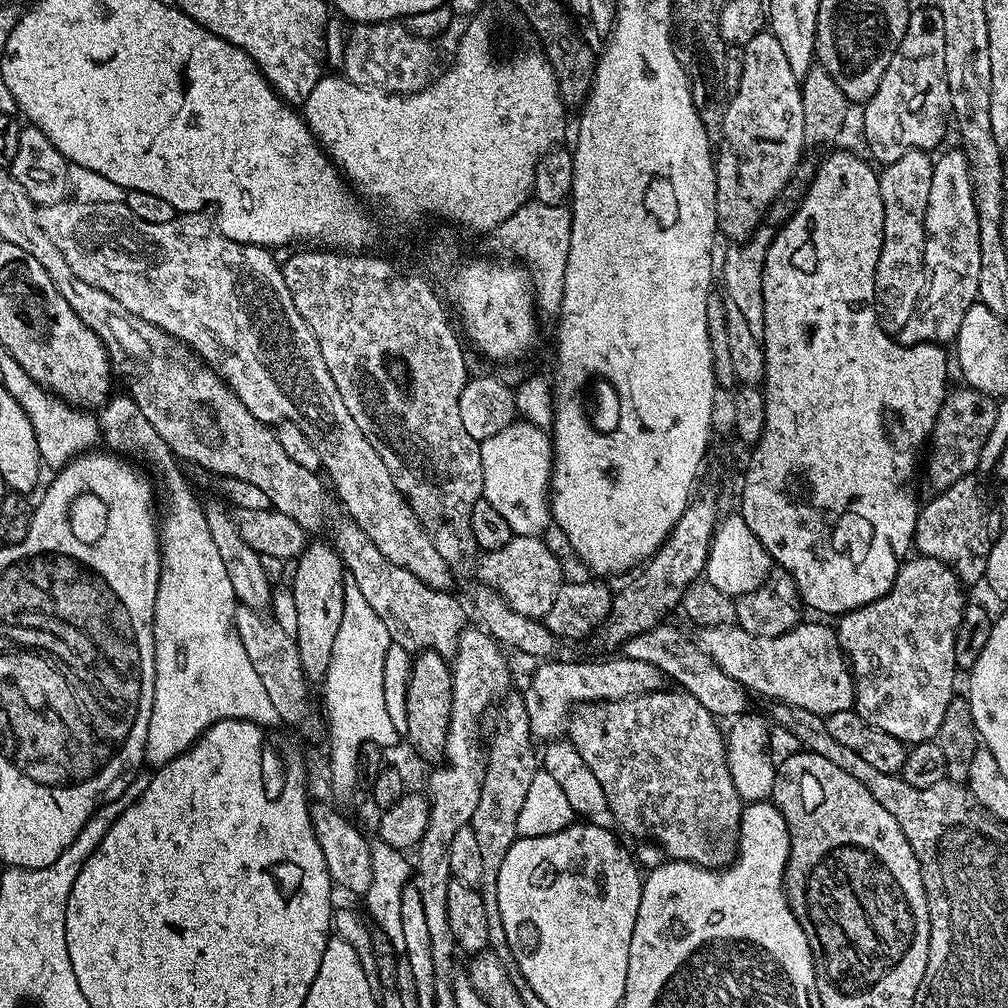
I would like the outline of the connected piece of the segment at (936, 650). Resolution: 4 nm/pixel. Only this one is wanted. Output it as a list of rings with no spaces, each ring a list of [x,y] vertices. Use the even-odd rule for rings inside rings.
[[[916,554],[901,563],[898,574],[894,578],[894,586],[885,596],[870,602],[866,606],[856,608],[853,612],[843,613],[839,617],[838,623],[840,623],[840,626],[838,625],[835,631],[840,641],[840,648],[847,657],[847,662],[855,679],[854,710],[870,726],[874,726],[878,730],[886,730],[886,734],[894,734],[894,738],[903,740],[905,745],[913,746],[918,743],[935,741],[940,734],[942,718],[946,718],[946,710],[950,706],[952,699],[954,699],[952,687],[955,686],[956,675],[958,675],[958,669],[954,662],[954,634],[958,634],[958,622],[962,622],[962,614],[966,603],[964,592],[966,592],[965,585],[961,584],[958,577],[956,577],[956,572],[953,568],[947,568],[945,564],[929,556]]]

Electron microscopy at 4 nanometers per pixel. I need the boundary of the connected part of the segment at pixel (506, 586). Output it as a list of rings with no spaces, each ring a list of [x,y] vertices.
[[[513,535],[500,549],[485,551],[480,557],[480,581],[485,588],[493,588],[518,614],[540,620],[558,594],[565,577],[558,559],[544,545],[540,536]]]

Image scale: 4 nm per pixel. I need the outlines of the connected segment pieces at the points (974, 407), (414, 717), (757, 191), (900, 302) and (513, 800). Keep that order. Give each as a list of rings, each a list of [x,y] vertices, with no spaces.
[[[967,386],[953,387],[945,396],[936,424],[932,428],[930,448],[932,453],[928,456],[928,480],[933,484],[933,489],[943,490],[954,482],[964,480],[973,475],[980,464],[980,455],[990,444],[989,433],[984,433],[980,428],[988,430],[996,427],[997,401],[984,392],[975,392]]]
[[[431,650],[415,653],[406,686],[406,698],[402,702],[402,708],[404,708],[402,732],[422,759],[436,760],[432,762],[444,760],[451,705],[452,669],[449,661]]]
[[[771,30],[758,33],[754,38],[750,38],[748,44],[743,45],[740,81],[731,93],[728,107],[723,109],[722,115],[724,118],[724,126],[722,135],[718,140],[718,151],[714,156],[714,163],[716,165],[716,226],[721,237],[736,236],[732,238],[747,238],[757,228],[761,227],[762,221],[767,217],[770,202],[774,202],[774,198],[778,198],[778,190],[782,190],[782,186],[786,186],[786,182],[794,174],[798,162],[806,152],[804,131],[802,130],[802,94],[800,93],[800,80],[794,74],[794,70],[790,70],[790,62],[786,62],[786,53],[782,51],[782,46],[778,43],[778,38],[774,38]]]
[[[924,150],[902,154],[879,173],[882,210],[884,211],[884,241],[876,263],[876,315],[885,332],[895,334],[906,326],[913,313],[913,301],[921,287],[919,266],[923,264],[921,241],[924,239],[926,206],[930,202],[930,178],[933,157]]]
[[[488,766],[484,770],[482,794],[478,802],[478,810],[474,810],[471,828],[478,837],[478,847],[482,854],[482,882],[478,885],[482,894],[482,902],[486,902],[486,922],[490,926],[488,948],[502,961],[512,960],[510,942],[506,942],[506,930],[502,930],[502,914],[498,910],[498,870],[506,858],[506,850],[518,839],[518,813],[522,811],[522,802],[530,790],[530,778],[533,769],[523,766],[501,768]]]

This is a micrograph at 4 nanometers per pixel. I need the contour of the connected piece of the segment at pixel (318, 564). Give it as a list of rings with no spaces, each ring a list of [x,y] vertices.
[[[331,543],[312,544],[295,561],[296,573],[292,576],[292,608],[296,611],[294,635],[298,646],[298,658],[309,681],[320,682],[330,666],[330,654],[334,650],[334,637],[342,622],[344,605],[344,577],[346,569]]]

